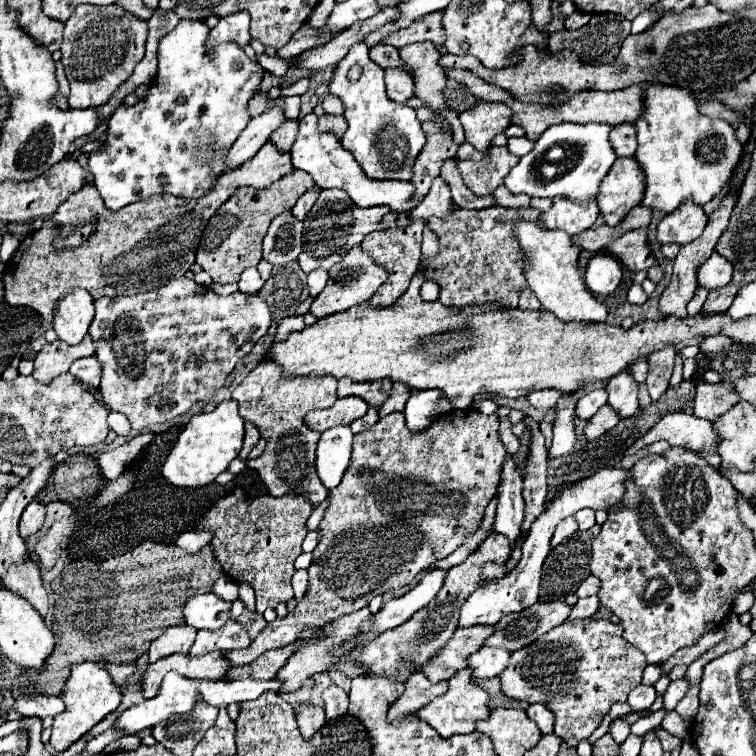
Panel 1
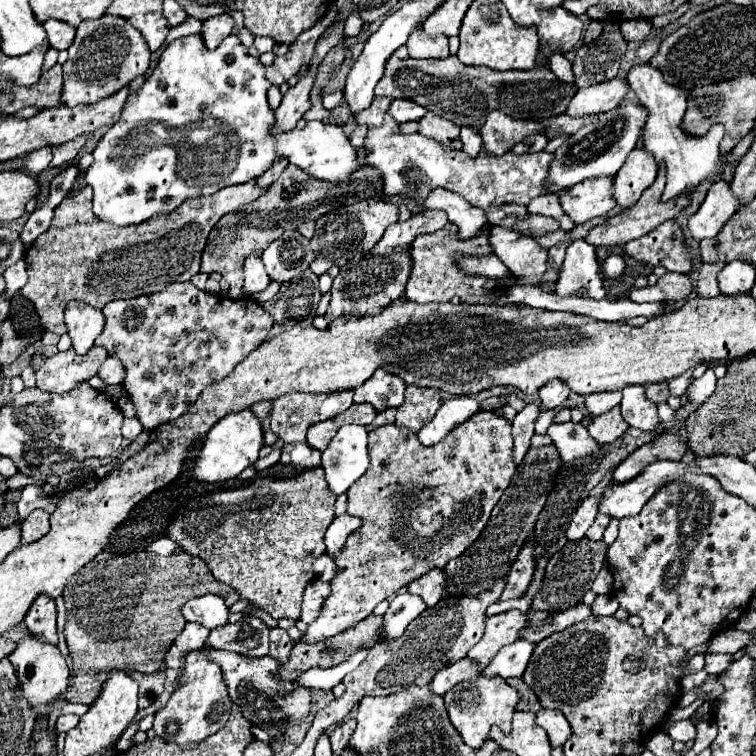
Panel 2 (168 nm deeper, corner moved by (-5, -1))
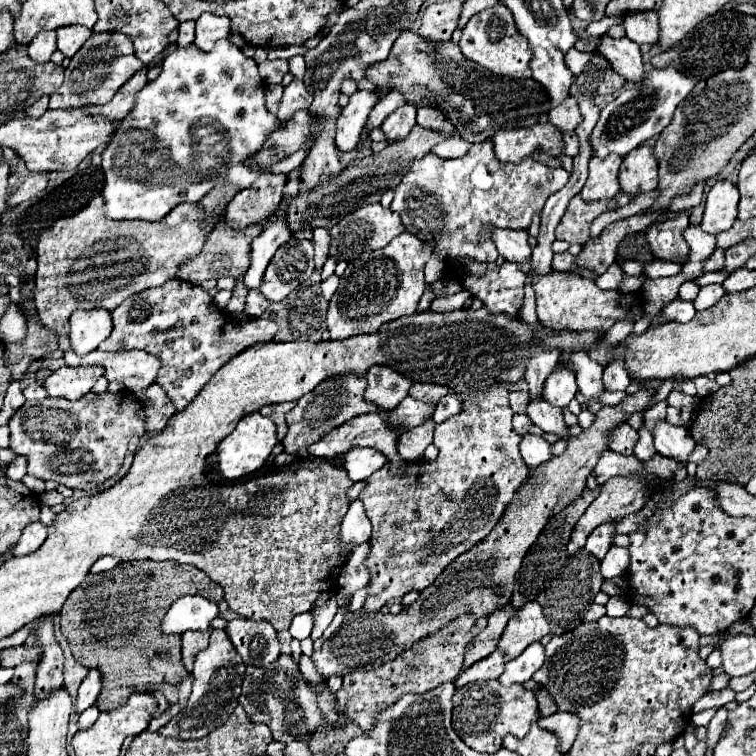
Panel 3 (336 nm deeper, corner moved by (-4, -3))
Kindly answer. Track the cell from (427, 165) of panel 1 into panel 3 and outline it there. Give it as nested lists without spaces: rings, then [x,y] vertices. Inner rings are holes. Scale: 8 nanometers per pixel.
[[[430,105],[418,107],[416,121],[418,121],[420,127],[428,127],[428,129],[434,129],[434,131],[442,131],[446,135],[454,131],[454,125],[450,123],[450,119],[438,107],[430,107]]]

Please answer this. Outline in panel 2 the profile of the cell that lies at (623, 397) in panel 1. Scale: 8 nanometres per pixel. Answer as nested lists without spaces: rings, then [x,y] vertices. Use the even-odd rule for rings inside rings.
[[[629,385],[623,389],[623,399],[619,403],[623,419],[637,429],[653,431],[659,423],[657,417],[657,405],[647,399],[645,387],[641,385]]]

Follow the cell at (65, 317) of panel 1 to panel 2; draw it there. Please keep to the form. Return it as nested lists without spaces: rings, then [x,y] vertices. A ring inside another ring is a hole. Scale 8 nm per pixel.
[[[71,301],[71,305],[65,309],[65,325],[69,337],[73,339],[73,349],[83,355],[103,331],[105,317],[101,309],[95,309],[83,301]]]

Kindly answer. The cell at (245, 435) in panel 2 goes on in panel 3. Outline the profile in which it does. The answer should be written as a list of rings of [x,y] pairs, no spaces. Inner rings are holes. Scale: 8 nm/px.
[[[250,413],[246,417],[242,417],[240,423],[236,425],[236,429],[218,445],[220,473],[226,479],[234,481],[234,479],[240,479],[244,475],[250,475],[254,471],[258,471],[260,467],[264,467],[264,463],[272,455],[272,449],[274,449],[276,443],[278,443],[276,423],[270,417],[264,417],[260,413]]]

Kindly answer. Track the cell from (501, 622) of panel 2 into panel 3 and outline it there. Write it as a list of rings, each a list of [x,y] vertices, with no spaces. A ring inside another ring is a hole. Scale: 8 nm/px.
[[[528,601],[522,609],[518,609],[498,643],[498,649],[506,651],[506,661],[516,659],[530,643],[540,641],[544,635],[550,633],[548,621],[542,615],[542,607],[538,601]]]

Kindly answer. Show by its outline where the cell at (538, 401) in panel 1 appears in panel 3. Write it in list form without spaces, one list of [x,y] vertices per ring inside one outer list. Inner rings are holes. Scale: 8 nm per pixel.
[[[562,369],[562,371],[552,371],[544,383],[542,395],[546,397],[548,403],[556,405],[556,407],[568,407],[568,403],[574,399],[578,387],[576,387],[576,379],[574,373],[570,369]]]

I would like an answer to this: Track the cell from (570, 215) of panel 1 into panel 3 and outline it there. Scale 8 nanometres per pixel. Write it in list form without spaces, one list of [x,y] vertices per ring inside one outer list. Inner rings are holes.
[[[608,155],[604,159],[592,157],[590,175],[580,193],[582,199],[598,201],[598,199],[614,197],[620,191],[620,183],[618,183],[620,165],[622,165],[622,157],[618,157],[618,155]]]

